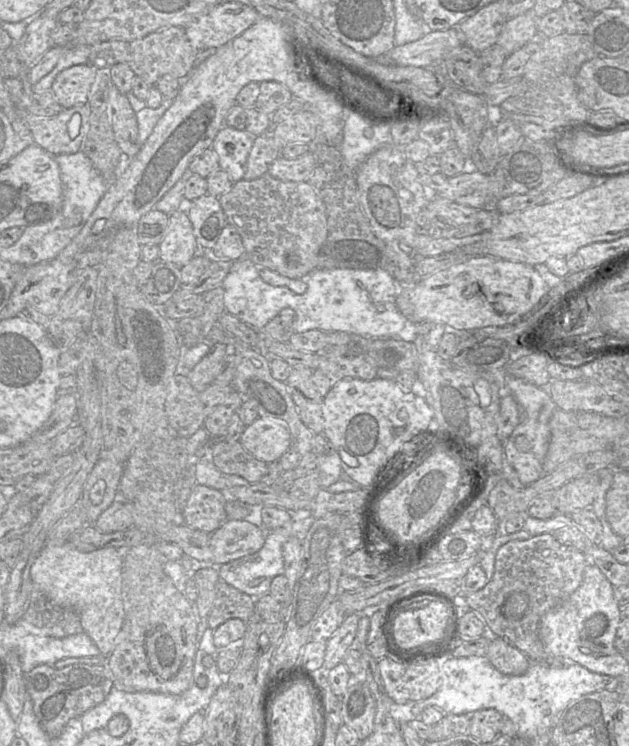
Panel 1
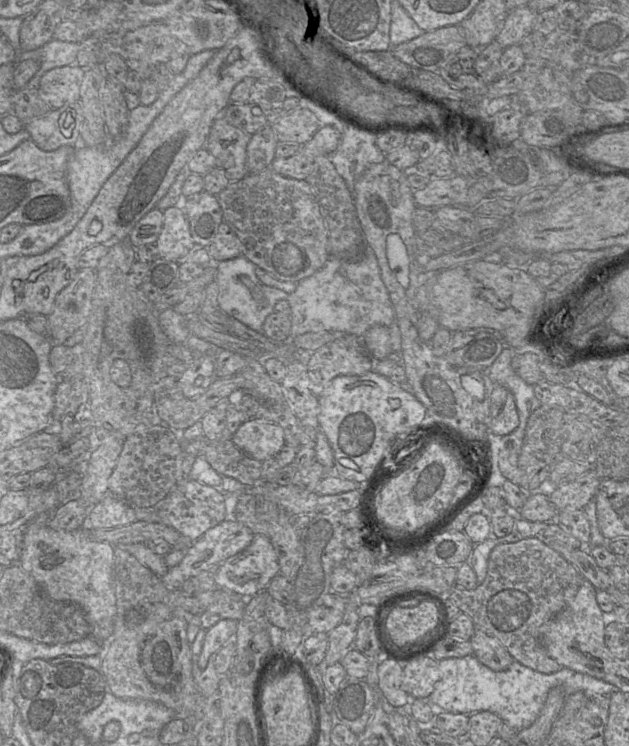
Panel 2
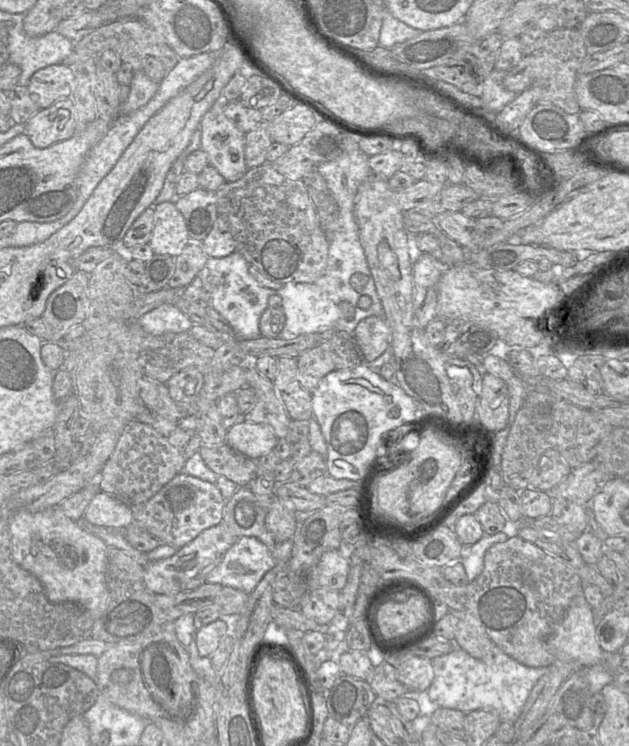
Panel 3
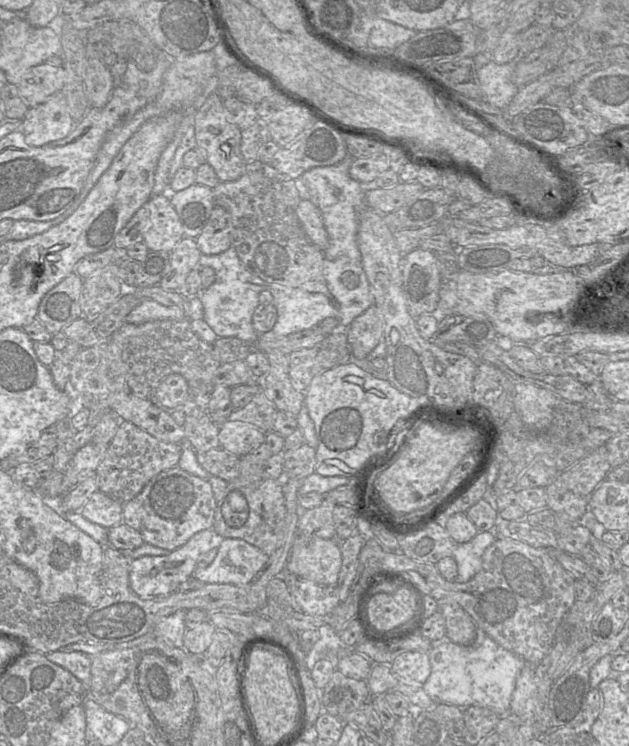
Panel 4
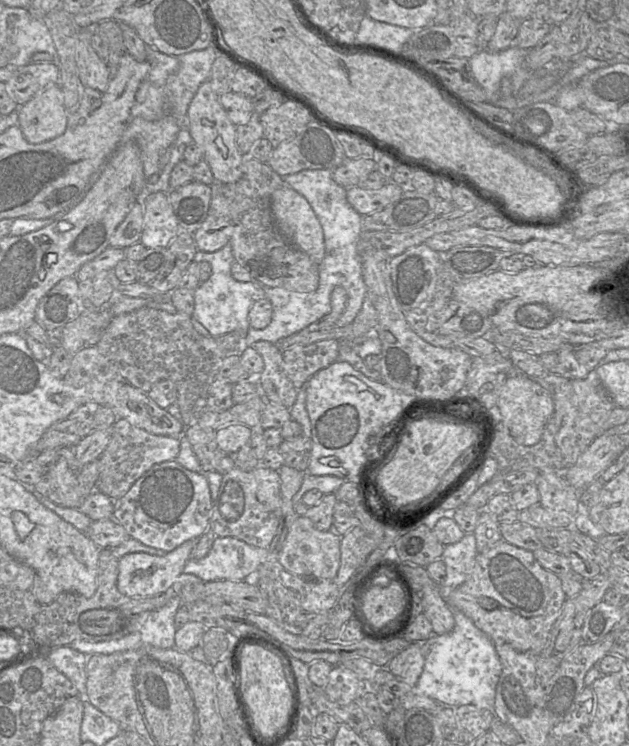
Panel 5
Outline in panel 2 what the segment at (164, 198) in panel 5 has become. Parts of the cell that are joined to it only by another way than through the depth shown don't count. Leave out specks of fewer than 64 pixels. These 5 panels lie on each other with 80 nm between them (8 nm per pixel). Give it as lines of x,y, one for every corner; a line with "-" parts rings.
181,205
163,211
163,226
155,245
159,257
177,262
182,261
196,247

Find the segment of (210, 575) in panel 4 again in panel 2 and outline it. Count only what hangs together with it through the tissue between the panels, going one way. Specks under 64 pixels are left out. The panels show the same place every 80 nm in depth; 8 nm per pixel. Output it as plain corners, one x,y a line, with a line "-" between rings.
254,534
250,545
216,568
218,588
253,597
266,591
272,578
280,573
277,553
268,537

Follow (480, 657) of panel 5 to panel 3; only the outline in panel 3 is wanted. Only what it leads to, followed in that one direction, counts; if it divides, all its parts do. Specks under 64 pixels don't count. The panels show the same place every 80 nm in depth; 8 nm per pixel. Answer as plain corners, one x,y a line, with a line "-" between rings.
496,646
491,663
476,659
461,648
454,648
448,654
430,660
434,679
425,691
430,700
439,707
464,713
473,710
492,712
499,717
500,722
514,723
520,717
534,685
549,671
549,667
526,666

